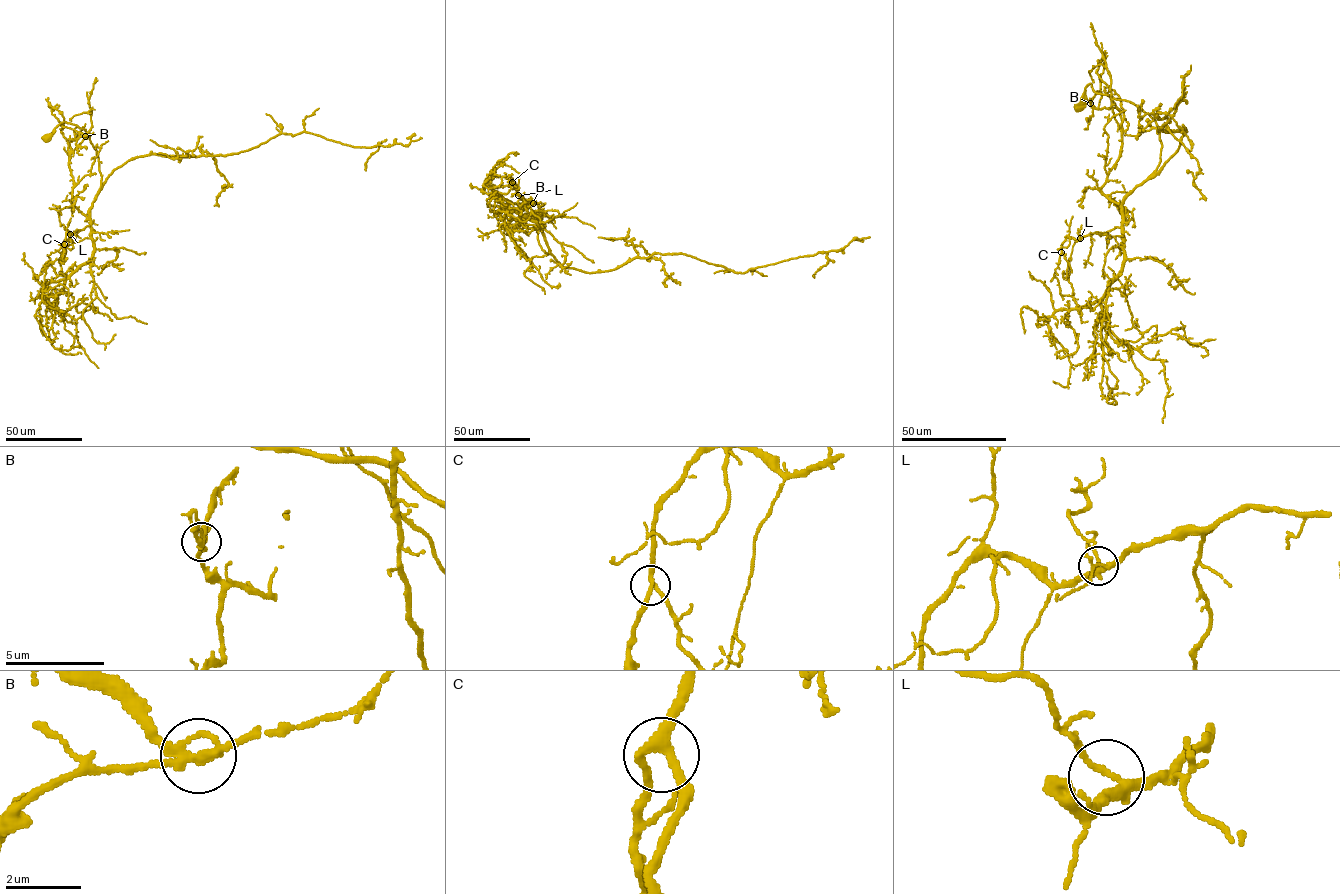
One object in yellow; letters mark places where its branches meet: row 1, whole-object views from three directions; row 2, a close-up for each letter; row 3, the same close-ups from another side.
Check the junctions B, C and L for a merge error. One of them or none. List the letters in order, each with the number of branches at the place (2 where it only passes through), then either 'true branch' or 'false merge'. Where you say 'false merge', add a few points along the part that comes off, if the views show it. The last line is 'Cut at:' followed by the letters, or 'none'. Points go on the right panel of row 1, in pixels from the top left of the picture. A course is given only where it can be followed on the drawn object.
B: branches 3; false merge; course (1090, 103), (1100, 90), (1105, 58), (1101, 61)
C: branches 3; true branch
L: branches 3; true branch
Cut at: B

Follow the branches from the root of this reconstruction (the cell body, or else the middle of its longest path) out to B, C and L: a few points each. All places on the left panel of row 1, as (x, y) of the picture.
B: (47, 138), (64, 121), (90, 134), (101, 179), (88, 219), (71, 202), (68, 148), (68, 139), (85, 136)
C: (47, 138), (64, 121), (85, 129), (96, 151), (101, 177), (90, 209), (90, 225), (66, 233), (64, 244)
L: (47, 138), (61, 123), (76, 125), (90, 134), (98, 157), (101, 184), (90, 209), (90, 225), (70, 234)

